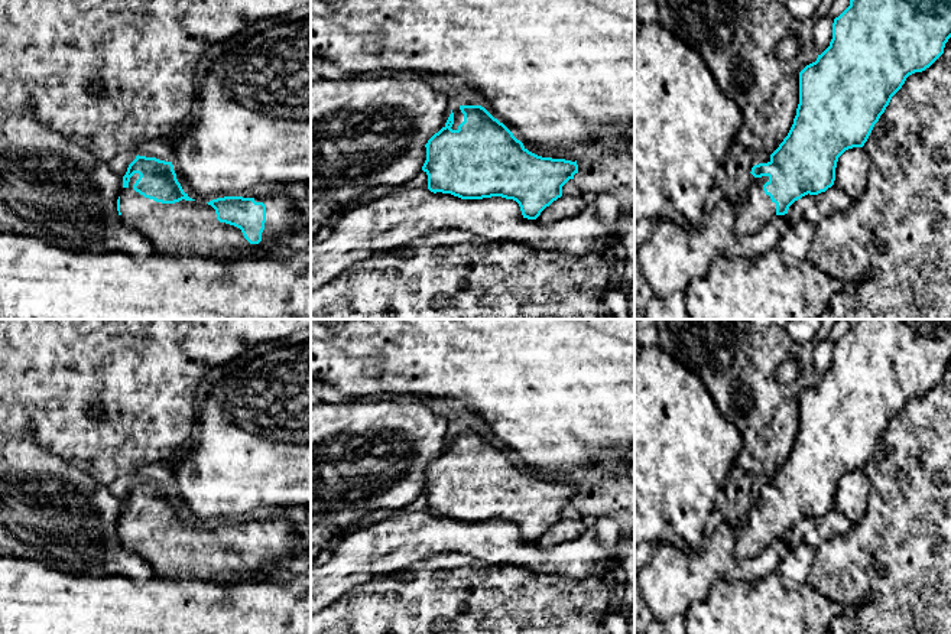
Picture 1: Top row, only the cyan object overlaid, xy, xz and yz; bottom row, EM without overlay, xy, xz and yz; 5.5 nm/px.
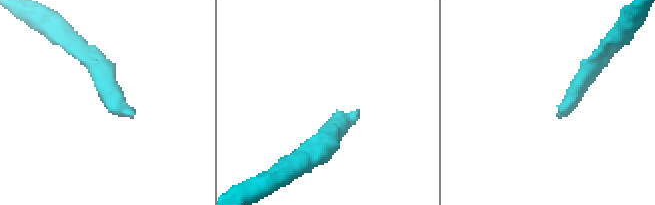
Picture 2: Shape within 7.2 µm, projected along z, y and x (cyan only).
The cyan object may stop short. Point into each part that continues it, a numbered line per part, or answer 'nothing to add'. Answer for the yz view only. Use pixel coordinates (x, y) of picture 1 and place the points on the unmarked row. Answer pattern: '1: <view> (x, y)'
1: yz (756, 533)

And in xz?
1: xz (458, 441)

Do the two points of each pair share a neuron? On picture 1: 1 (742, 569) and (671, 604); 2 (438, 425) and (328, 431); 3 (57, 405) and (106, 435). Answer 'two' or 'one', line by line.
1: one
2: one
3: one

